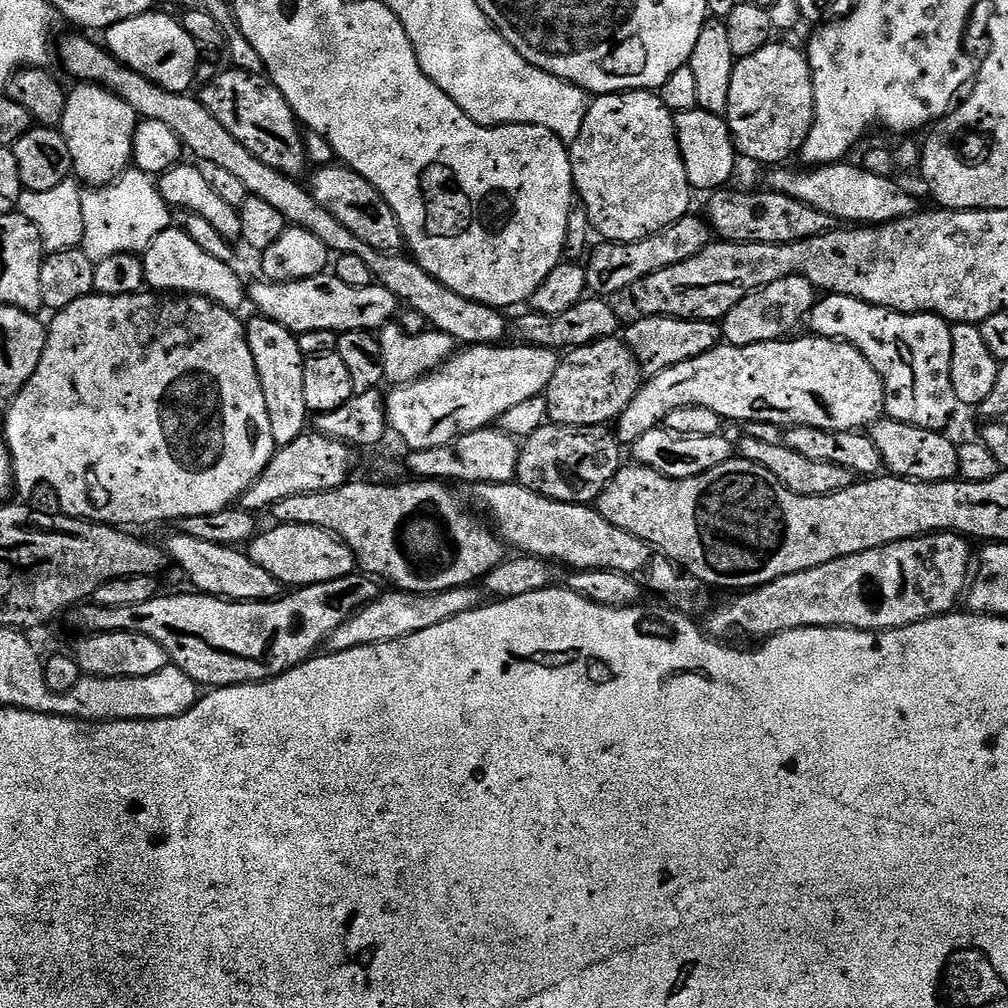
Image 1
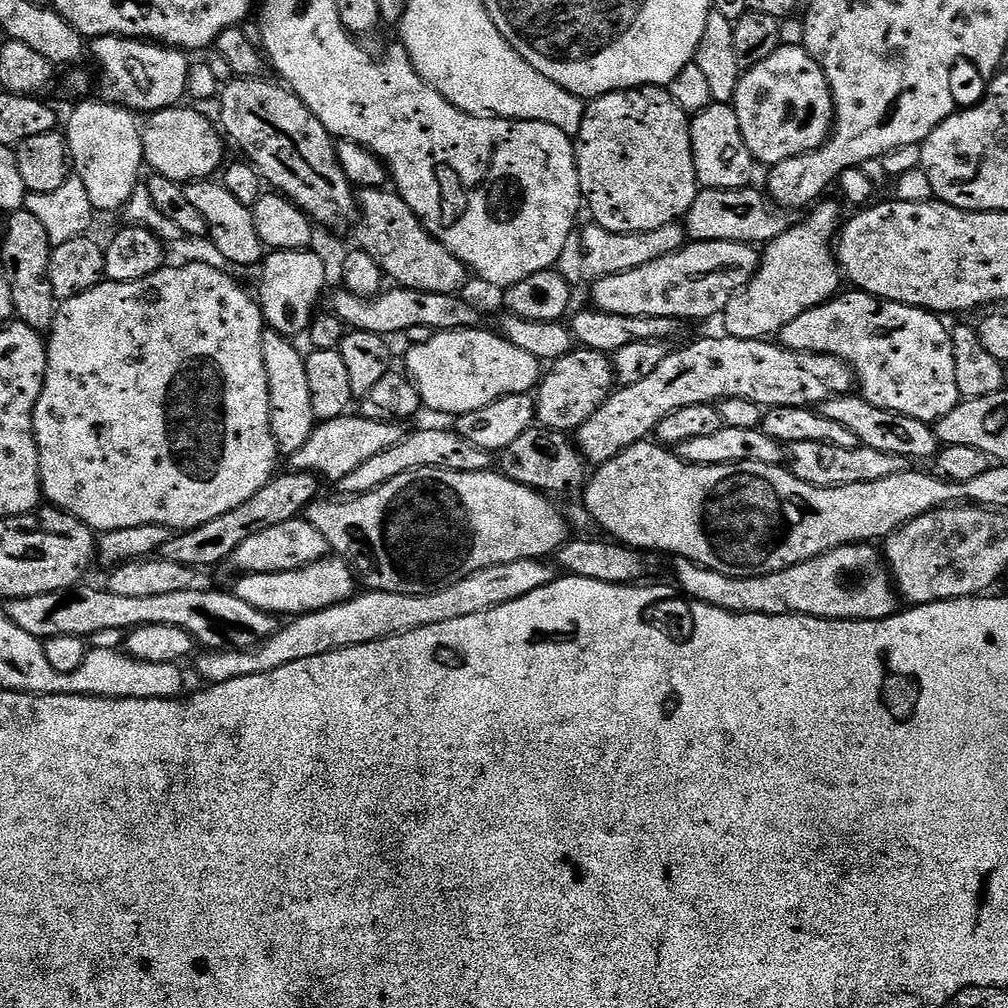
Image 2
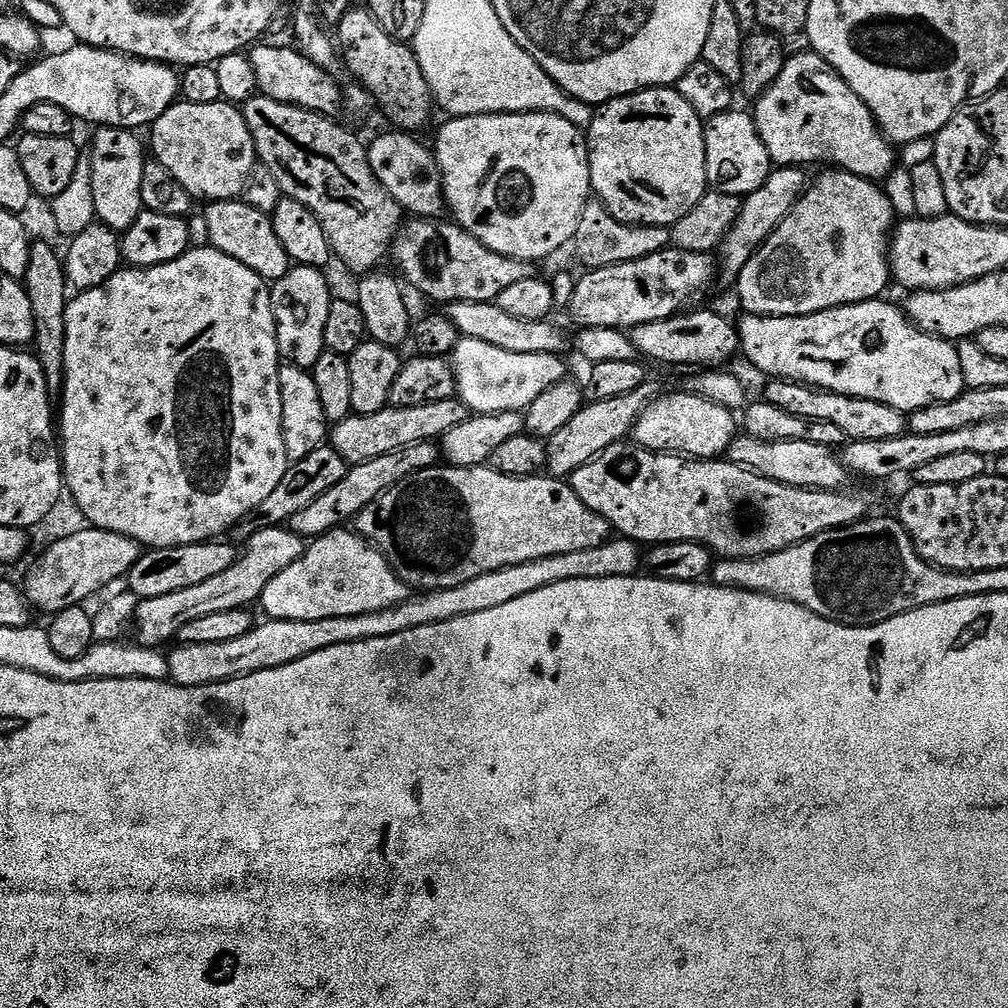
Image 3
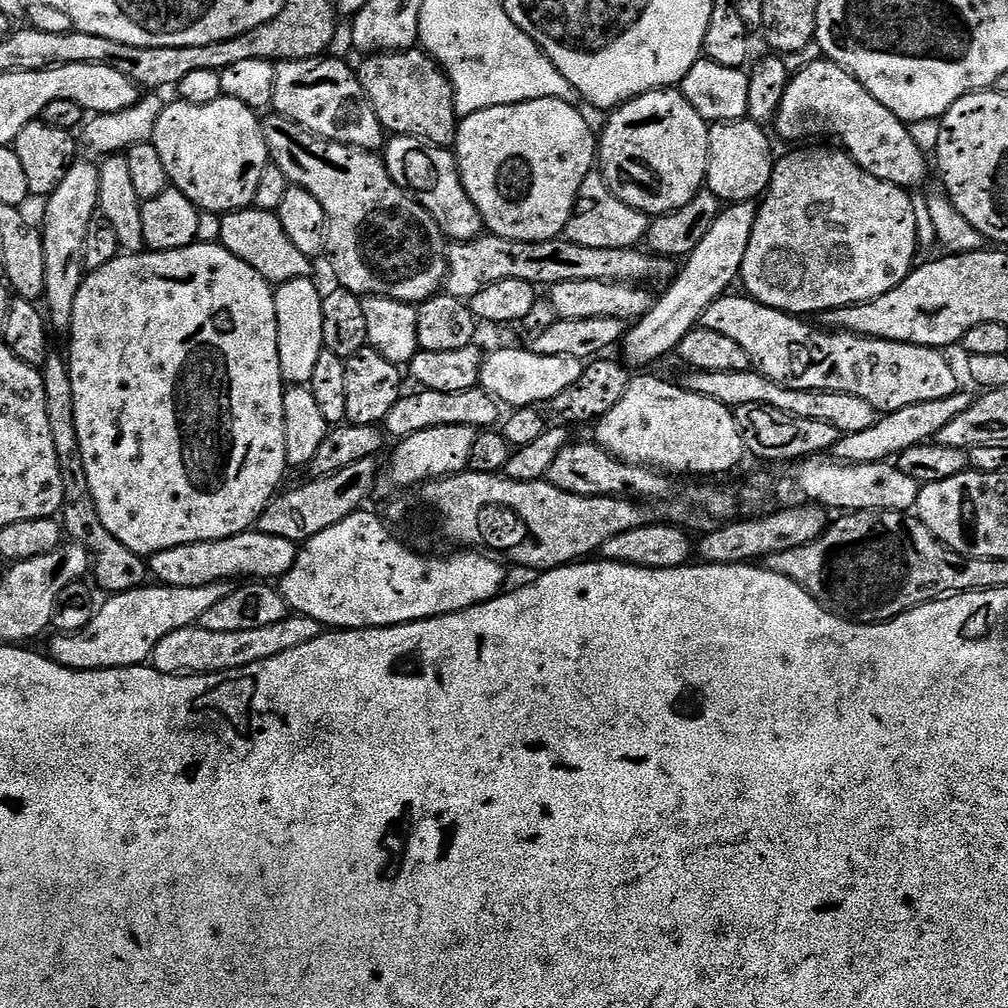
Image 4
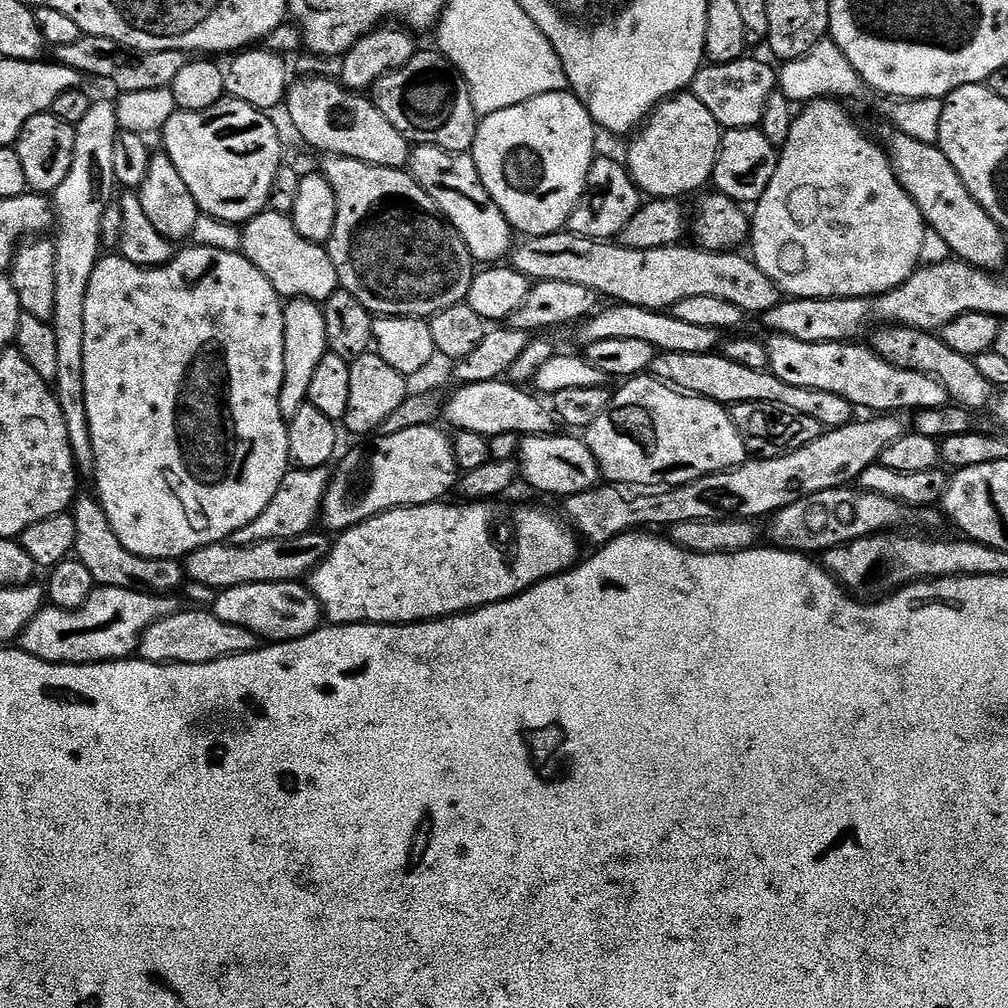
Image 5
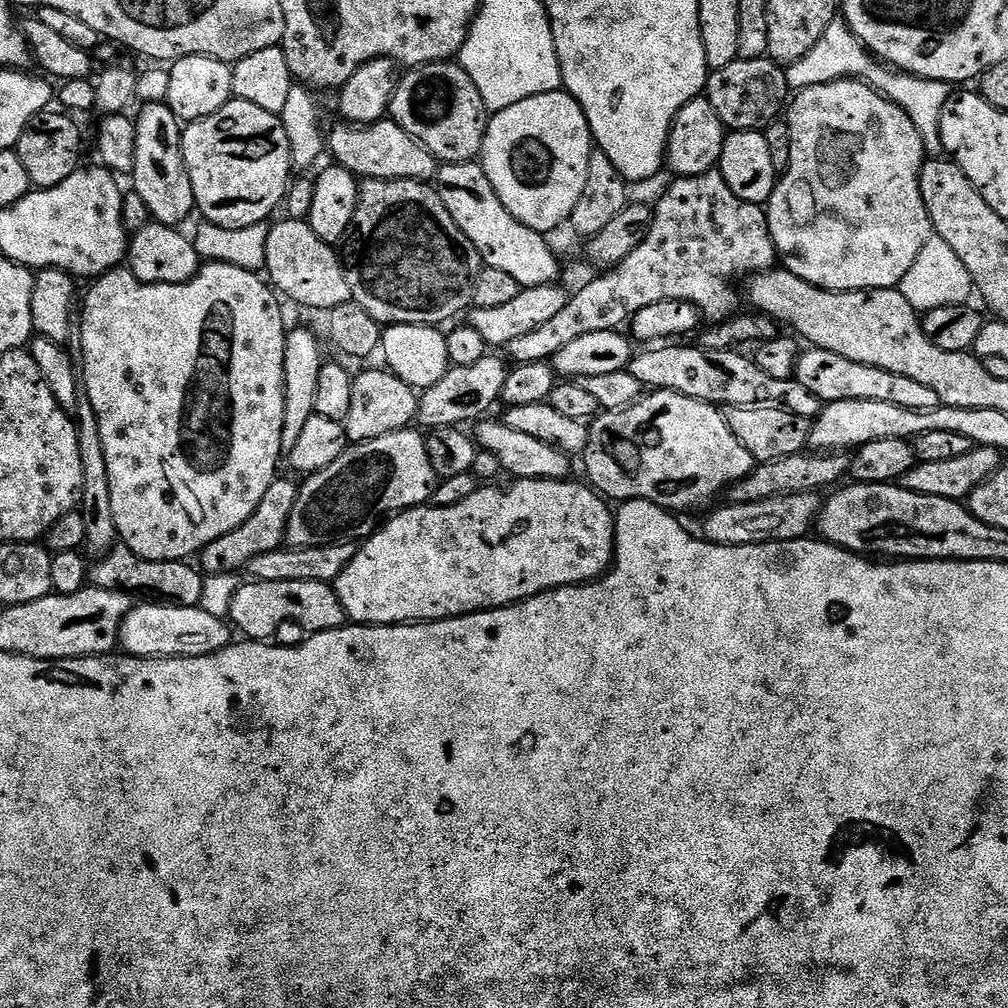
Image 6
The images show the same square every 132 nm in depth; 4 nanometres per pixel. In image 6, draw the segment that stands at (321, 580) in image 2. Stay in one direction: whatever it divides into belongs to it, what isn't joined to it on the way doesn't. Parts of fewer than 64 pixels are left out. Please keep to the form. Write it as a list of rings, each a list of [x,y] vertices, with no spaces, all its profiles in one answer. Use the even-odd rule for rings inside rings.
[[[575,479],[567,480],[517,480],[511,481],[509,488],[496,488],[500,486],[480,486],[477,487],[474,494],[470,494],[470,498],[466,498],[466,502],[458,502],[454,506],[446,506],[445,508],[437,508],[435,506],[421,506],[418,508],[410,508],[402,512],[395,513],[391,518],[384,521],[371,536],[367,537],[357,547],[354,558],[350,562],[350,566],[346,566],[346,570],[342,570],[342,574],[338,574],[335,582],[336,593],[338,594],[338,602],[342,602],[342,610],[345,617],[354,624],[375,624],[383,626],[385,624],[411,624],[413,622],[431,622],[433,620],[451,620],[453,616],[469,616],[472,612],[488,612],[492,608],[506,608],[509,604],[519,604],[521,600],[529,600],[532,596],[538,595],[540,592],[550,592],[554,588],[566,588],[578,584],[586,584],[593,580],[599,580],[601,576],[607,573],[608,569],[614,563],[616,555],[616,517],[613,509],[610,507],[609,501],[601,496],[595,488],[587,483],[575,484]]]

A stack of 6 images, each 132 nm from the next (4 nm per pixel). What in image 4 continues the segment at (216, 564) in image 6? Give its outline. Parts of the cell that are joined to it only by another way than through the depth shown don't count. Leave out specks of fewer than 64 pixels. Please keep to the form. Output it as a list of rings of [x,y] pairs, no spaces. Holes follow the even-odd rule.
[[[375,459],[354,462],[354,466],[346,466],[333,476],[321,476],[309,479],[309,484],[300,484],[289,492],[281,491],[264,507],[259,518],[258,530],[262,534],[274,534],[274,538],[290,538],[303,542],[314,538],[314,534],[322,534],[322,530],[330,530],[342,518],[351,512],[359,512],[365,507],[368,495],[378,488],[378,467]]]

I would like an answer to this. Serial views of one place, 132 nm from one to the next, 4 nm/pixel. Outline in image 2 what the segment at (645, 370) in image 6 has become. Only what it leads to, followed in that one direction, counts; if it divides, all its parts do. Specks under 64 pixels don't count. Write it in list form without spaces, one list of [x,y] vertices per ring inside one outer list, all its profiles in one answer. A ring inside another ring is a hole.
[[[859,394],[835,396],[819,405],[820,415],[830,418],[830,422],[838,422],[838,426],[846,426],[860,443],[870,446],[870,450],[882,450],[882,454],[902,454],[913,462],[935,457],[938,451],[936,434],[933,425],[923,424],[918,418],[910,418],[906,414],[898,414],[890,410],[882,410],[870,402],[866,402]]]

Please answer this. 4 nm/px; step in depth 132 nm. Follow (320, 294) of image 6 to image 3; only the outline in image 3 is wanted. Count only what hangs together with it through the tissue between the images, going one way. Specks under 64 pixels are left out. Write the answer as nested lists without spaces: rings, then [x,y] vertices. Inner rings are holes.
[[[214,200],[203,209],[209,231],[209,245],[222,254],[230,254],[242,266],[250,266],[254,274],[264,280],[275,282],[281,280],[288,272],[290,261],[286,250],[282,250],[282,242],[274,234],[272,217],[262,214],[262,210],[254,210],[254,206],[246,206],[243,200]]]

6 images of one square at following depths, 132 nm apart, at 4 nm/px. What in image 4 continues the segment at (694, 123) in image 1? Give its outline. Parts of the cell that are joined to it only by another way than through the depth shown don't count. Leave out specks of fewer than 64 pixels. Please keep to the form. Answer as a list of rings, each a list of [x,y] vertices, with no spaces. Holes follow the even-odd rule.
[[[745,118],[725,124],[714,124],[708,129],[707,191],[713,192],[722,202],[741,204],[743,200],[755,201],[768,191],[772,180],[772,144],[763,127]]]

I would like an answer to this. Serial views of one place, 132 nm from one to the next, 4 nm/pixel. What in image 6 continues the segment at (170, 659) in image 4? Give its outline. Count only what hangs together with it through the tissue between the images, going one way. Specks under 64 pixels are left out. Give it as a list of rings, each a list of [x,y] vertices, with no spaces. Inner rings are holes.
[[[140,602],[137,603],[133,608],[129,610],[126,614],[126,618],[122,622],[122,626],[120,627],[120,639],[118,641],[119,647],[123,649],[125,653],[129,656],[142,656],[145,658],[167,658],[170,656],[205,656],[206,654],[214,654],[218,650],[222,650],[227,646],[227,644],[233,643],[234,640],[234,632],[231,627],[227,623],[224,624],[219,620],[218,617],[215,616],[212,612],[207,612],[207,607],[201,606],[199,608],[175,608],[174,606],[170,606],[169,604],[154,604],[151,602]]]

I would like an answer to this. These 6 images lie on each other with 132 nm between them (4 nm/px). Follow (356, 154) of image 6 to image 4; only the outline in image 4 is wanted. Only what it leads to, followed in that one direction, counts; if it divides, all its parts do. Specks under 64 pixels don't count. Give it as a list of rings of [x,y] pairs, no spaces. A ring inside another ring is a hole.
[[[331,58],[277,63],[272,108],[322,140],[333,140],[339,144],[349,144],[351,148],[365,148],[367,152],[379,153],[386,143],[386,133],[374,110],[364,99],[360,77],[350,64]]]

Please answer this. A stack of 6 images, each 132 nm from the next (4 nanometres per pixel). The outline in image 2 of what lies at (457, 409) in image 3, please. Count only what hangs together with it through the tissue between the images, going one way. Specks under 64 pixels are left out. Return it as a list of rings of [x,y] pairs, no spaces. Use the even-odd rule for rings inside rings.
[[[345,414],[333,420],[319,421],[306,446],[291,456],[291,467],[300,474],[315,474],[325,481],[339,482],[346,478],[346,474],[362,466],[362,462],[370,462],[374,454],[382,454],[382,450],[390,450],[390,446],[399,444],[402,439],[400,428],[399,423],[374,422],[359,414]]]

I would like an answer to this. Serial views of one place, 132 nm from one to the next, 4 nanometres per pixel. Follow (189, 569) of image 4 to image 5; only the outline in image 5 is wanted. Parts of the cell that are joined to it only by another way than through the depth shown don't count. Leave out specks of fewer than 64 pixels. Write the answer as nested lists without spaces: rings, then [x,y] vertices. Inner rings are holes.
[[[313,530],[289,540],[267,540],[261,544],[245,546],[237,546],[231,542],[211,544],[190,553],[183,561],[184,570],[191,583],[193,580],[204,588],[216,588],[215,590],[258,582],[300,582],[311,577],[316,567],[332,553],[333,541],[323,531],[319,531]]]

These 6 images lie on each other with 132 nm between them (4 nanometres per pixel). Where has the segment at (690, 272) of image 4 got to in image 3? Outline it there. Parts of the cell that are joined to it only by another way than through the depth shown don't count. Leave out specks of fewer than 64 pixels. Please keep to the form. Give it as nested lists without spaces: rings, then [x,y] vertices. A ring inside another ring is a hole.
[[[800,166],[777,167],[766,178],[766,182],[762,182],[762,186],[754,190],[754,194],[743,197],[740,213],[732,228],[725,233],[718,249],[718,276],[721,281],[724,279],[728,286],[735,285],[746,262],[750,262],[753,254],[766,242],[766,238],[770,238],[772,231],[784,221],[788,211],[800,199],[806,187],[804,172],[805,169]]]

